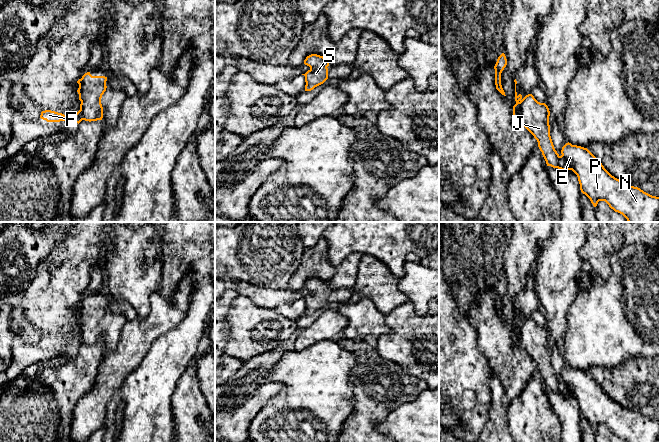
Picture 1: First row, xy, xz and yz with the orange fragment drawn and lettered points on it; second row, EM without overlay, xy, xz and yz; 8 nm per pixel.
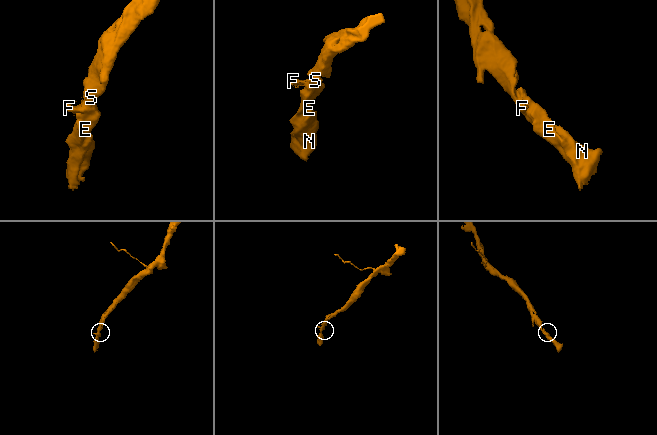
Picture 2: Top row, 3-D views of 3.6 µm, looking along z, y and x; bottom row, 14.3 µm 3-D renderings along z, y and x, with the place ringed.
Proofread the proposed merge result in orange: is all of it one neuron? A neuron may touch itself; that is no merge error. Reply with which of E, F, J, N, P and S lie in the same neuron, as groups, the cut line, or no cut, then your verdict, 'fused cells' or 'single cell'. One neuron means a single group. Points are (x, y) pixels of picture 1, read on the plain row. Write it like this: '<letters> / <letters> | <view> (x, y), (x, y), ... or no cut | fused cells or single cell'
E J N P S / F | xy (79, 334), (82, 343) | fused cells

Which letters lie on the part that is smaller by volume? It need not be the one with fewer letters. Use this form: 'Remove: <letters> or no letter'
Remove: F

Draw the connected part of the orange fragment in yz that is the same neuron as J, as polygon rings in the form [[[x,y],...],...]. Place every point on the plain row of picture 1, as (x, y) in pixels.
[[[528,318],[513,330],[513,336],[517,337],[519,348],[523,349],[537,364],[547,390],[572,394],[578,401],[581,416],[590,423],[594,431],[599,425],[605,425],[611,433],[625,442],[659,442],[659,421],[652,420],[638,411],[625,408],[612,400],[587,372],[568,366],[562,371],[562,379],[557,377],[550,360],[550,335],[545,327],[538,326],[532,318]]]

